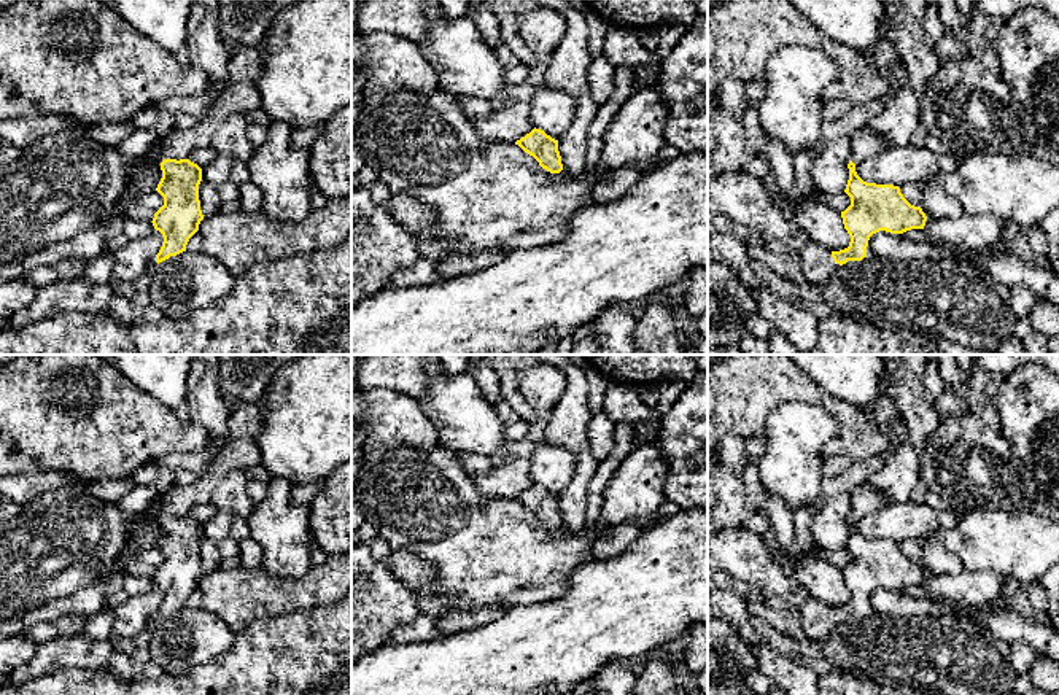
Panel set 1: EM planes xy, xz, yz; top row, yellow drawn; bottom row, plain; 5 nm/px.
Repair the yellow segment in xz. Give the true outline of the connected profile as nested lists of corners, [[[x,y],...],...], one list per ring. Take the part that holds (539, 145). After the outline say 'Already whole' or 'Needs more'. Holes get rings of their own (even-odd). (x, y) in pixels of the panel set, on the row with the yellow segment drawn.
[[[533,129],[530,134],[515,142],[525,153],[533,156],[542,169],[550,173],[563,170],[558,140],[552,138],[541,129]]]. Already whole

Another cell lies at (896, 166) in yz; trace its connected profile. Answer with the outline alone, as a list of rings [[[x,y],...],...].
[[[894,146],[878,153],[873,157],[865,159],[863,162],[855,165],[857,175],[867,183],[876,184],[894,184],[903,186],[910,181],[924,181],[929,178],[938,178],[943,172],[954,172],[959,167],[959,159],[954,154],[946,153],[933,153],[925,149],[924,146]]]

